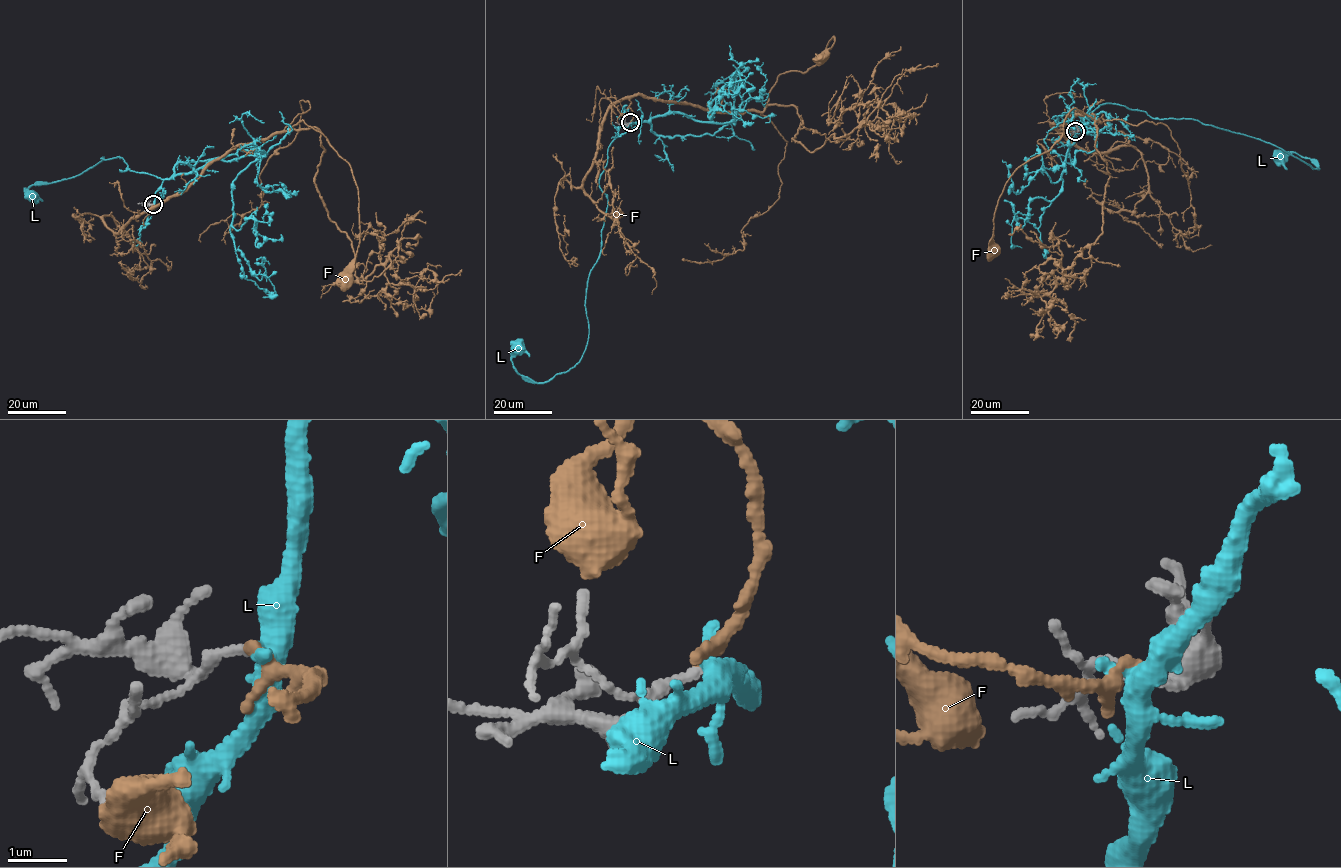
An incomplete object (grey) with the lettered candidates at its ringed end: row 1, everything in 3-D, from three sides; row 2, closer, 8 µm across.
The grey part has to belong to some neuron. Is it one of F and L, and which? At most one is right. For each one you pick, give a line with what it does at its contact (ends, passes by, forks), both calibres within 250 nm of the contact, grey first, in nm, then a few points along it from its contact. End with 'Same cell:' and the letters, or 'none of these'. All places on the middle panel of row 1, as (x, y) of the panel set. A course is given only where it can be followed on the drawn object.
F: it passes by; 160 nm thick on the grey side, 140 nm on the other; it runs (630, 122), (629, 100), (639, 95), (716, 111), (763, 111), (778, 76), (814, 65), (833, 36), (821, 58)
Same cell: F

